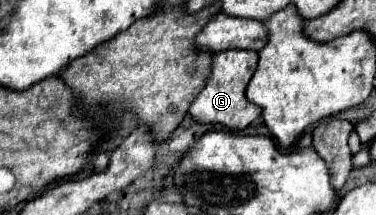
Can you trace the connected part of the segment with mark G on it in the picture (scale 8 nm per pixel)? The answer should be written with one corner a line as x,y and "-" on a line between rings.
232,49
232,51
214,53
212,75
208,77
206,87
196,95
194,103
190,103
188,115
198,123
224,125
230,131
248,127
258,117
258,107
254,107
254,103
250,103
244,95
246,85
256,71
256,65
258,65
258,53
254,53
254,51

